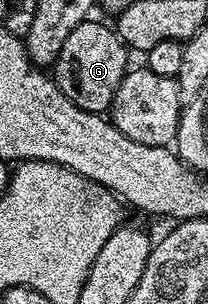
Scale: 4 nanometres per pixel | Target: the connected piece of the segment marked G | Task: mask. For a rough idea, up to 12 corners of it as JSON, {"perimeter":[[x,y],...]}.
{"perimeter":[[112,26],[73,27],[53,80],[86,113],[106,114],[128,71]]}

